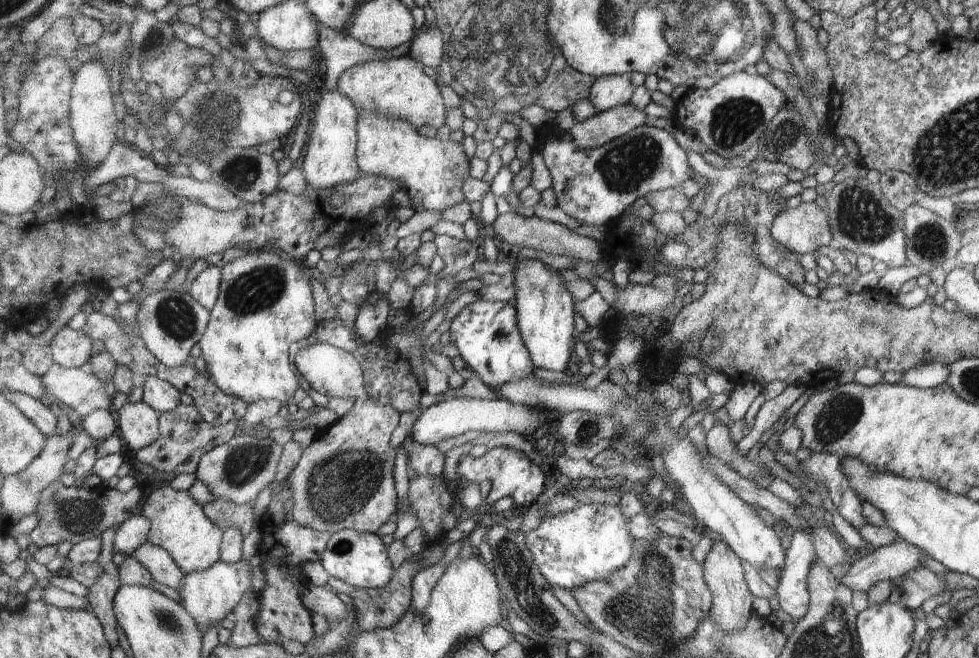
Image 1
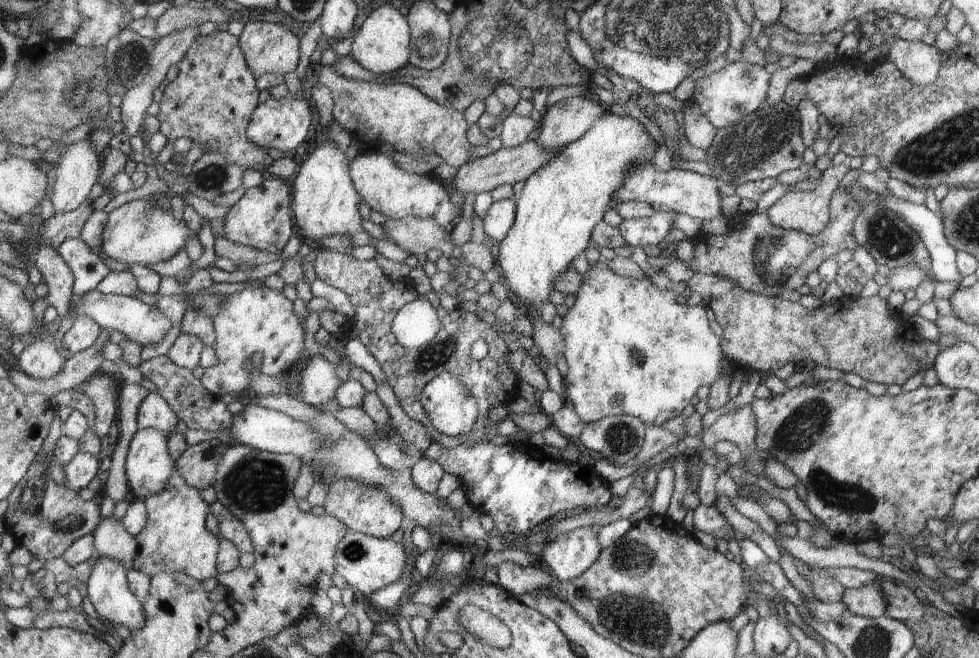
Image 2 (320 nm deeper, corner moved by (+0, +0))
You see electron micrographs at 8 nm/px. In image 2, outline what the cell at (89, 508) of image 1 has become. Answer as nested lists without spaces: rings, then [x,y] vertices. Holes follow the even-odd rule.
[[[56,416],[49,435],[44,439],[42,450],[26,471],[24,478],[8,495],[8,507],[3,517],[6,532],[13,536],[15,546],[26,546],[32,556],[43,563],[62,557],[63,552],[75,540],[90,534],[101,519],[98,498],[84,501],[79,498],[78,492],[59,485],[45,474],[46,466],[41,460],[45,456],[53,456],[56,440],[62,435],[63,422]]]

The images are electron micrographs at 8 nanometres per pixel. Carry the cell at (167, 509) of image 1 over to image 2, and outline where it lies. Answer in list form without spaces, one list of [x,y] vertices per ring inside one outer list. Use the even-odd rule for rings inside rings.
[[[174,471],[166,488],[157,495],[144,499],[147,508],[146,526],[135,536],[138,554],[130,567],[149,577],[160,572],[182,572],[197,581],[216,576],[216,554],[220,540],[206,530],[206,516],[210,505],[206,504],[196,487]]]

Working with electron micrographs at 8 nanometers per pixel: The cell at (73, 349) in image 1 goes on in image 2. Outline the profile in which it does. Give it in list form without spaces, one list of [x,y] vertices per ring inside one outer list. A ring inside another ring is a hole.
[[[44,336],[26,345],[18,358],[16,368],[36,379],[52,378],[65,363],[52,337]]]

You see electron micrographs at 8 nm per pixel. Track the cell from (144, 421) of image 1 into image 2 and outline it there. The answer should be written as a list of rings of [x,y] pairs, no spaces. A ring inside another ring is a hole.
[[[140,429],[130,441],[125,458],[125,475],[130,492],[136,498],[146,498],[161,493],[175,471],[175,461],[166,447],[168,438],[156,429]]]

